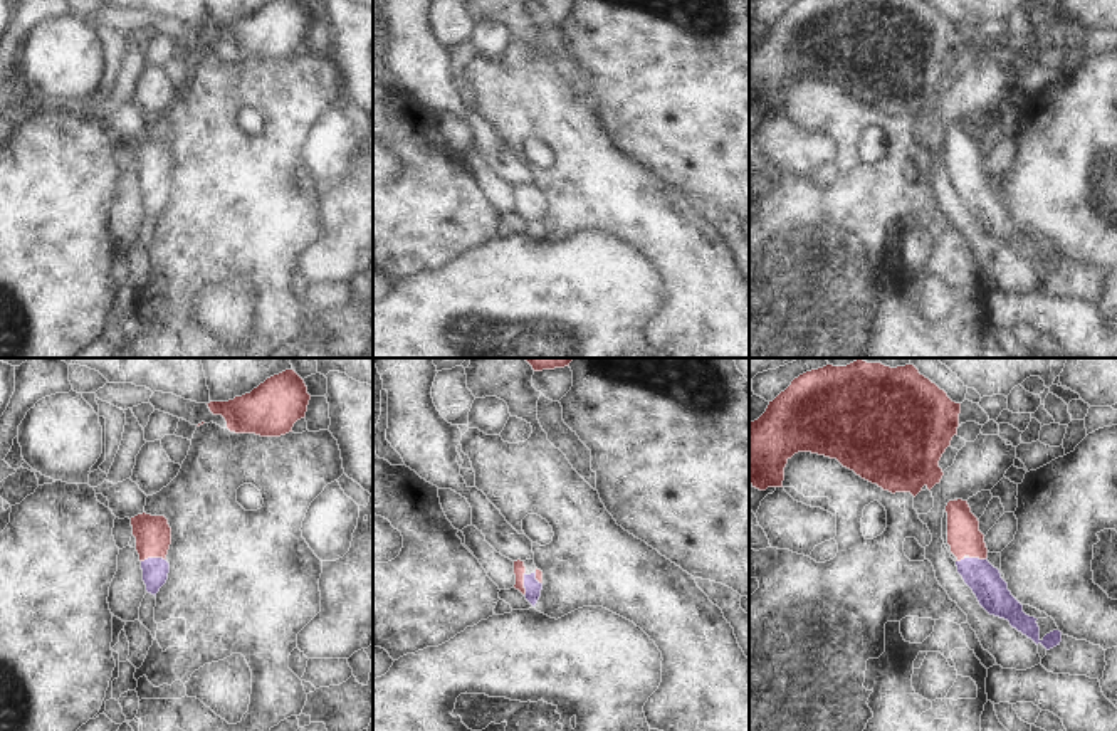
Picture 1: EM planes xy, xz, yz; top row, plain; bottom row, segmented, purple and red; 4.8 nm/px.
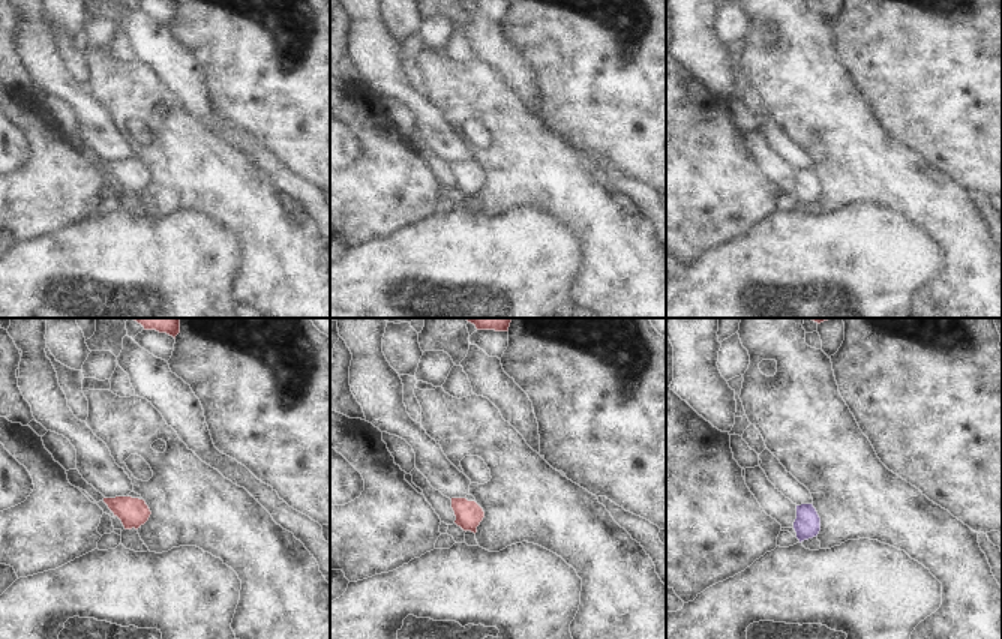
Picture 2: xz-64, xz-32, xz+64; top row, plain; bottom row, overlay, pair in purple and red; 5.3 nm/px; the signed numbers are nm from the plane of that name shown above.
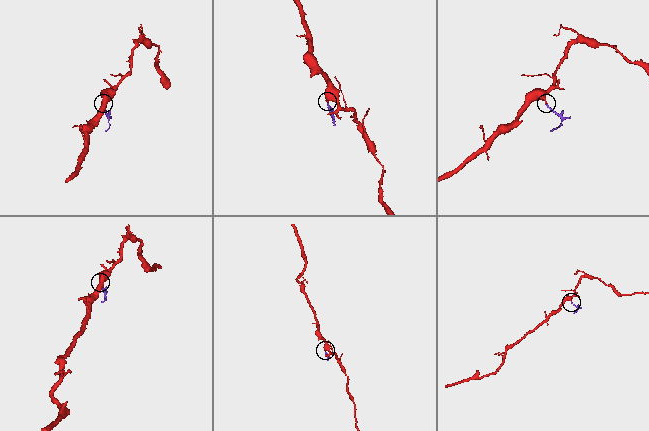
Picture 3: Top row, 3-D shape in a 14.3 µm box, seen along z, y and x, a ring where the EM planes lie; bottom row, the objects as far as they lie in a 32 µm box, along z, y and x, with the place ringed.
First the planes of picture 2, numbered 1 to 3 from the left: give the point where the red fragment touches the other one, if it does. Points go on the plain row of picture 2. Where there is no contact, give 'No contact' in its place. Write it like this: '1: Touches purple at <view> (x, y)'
1: No contact
2: No contact
3: No contact.

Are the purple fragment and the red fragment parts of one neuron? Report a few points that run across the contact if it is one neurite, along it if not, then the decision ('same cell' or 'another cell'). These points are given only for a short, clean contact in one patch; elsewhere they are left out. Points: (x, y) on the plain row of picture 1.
xy (155, 194), (153, 182), (153, 158) | same cell

